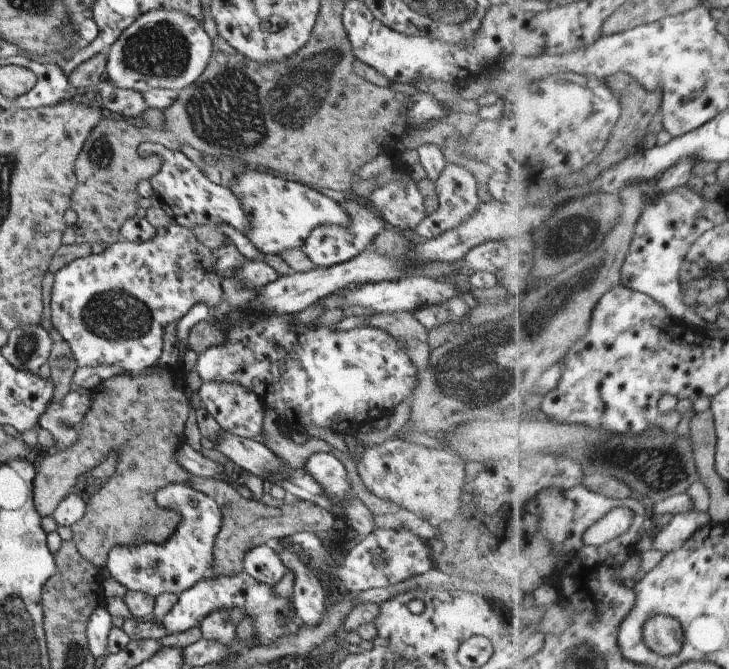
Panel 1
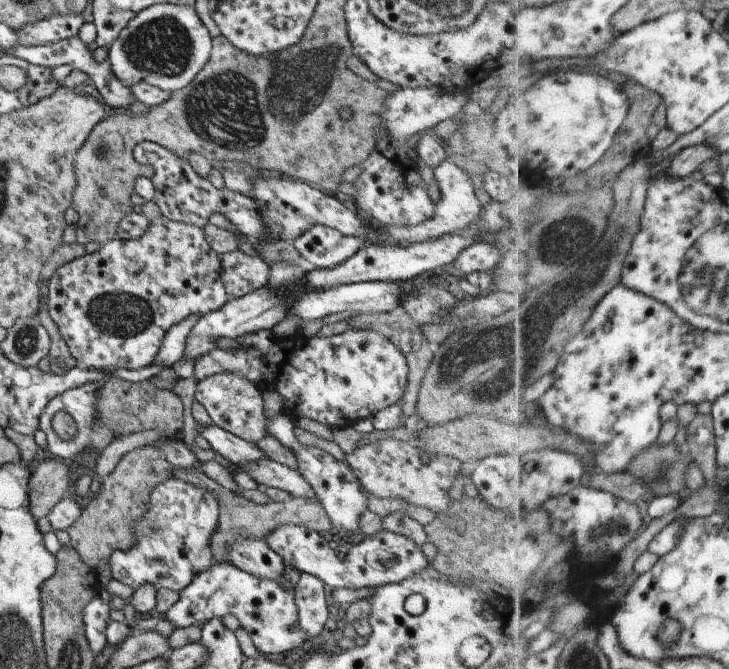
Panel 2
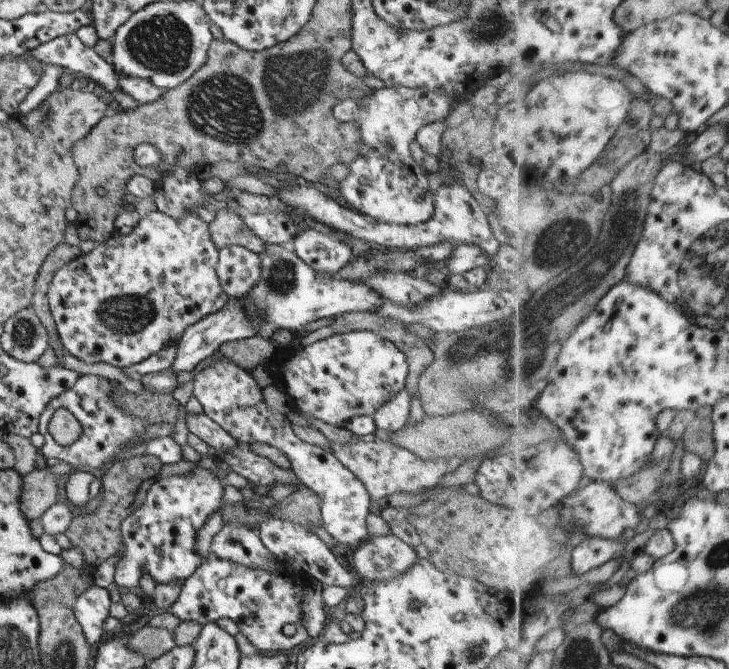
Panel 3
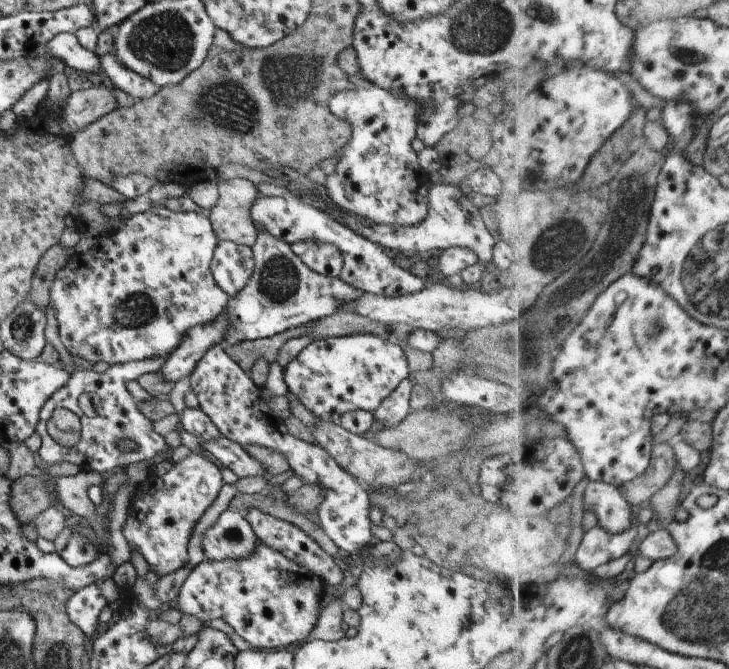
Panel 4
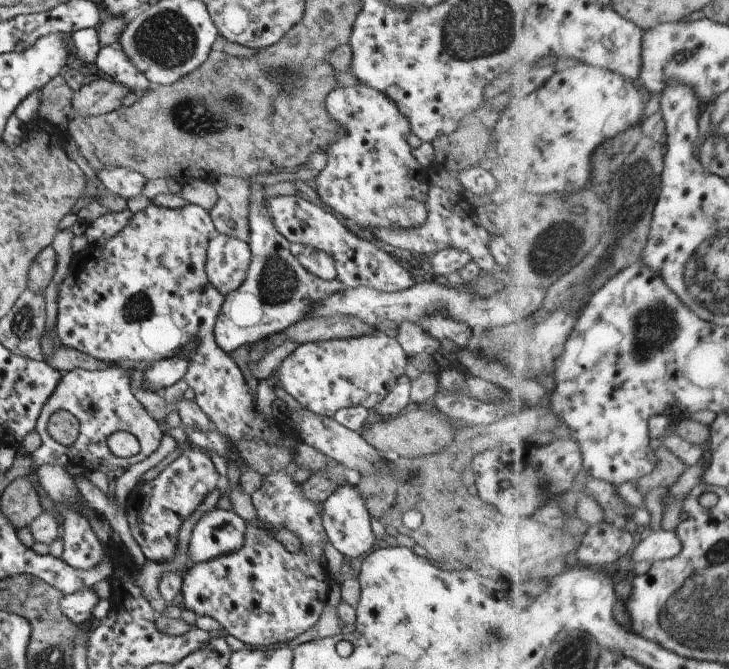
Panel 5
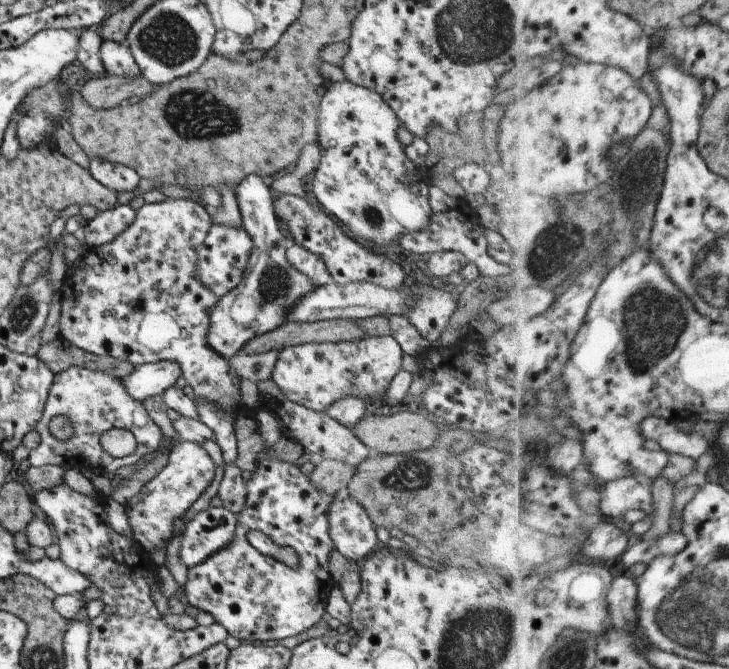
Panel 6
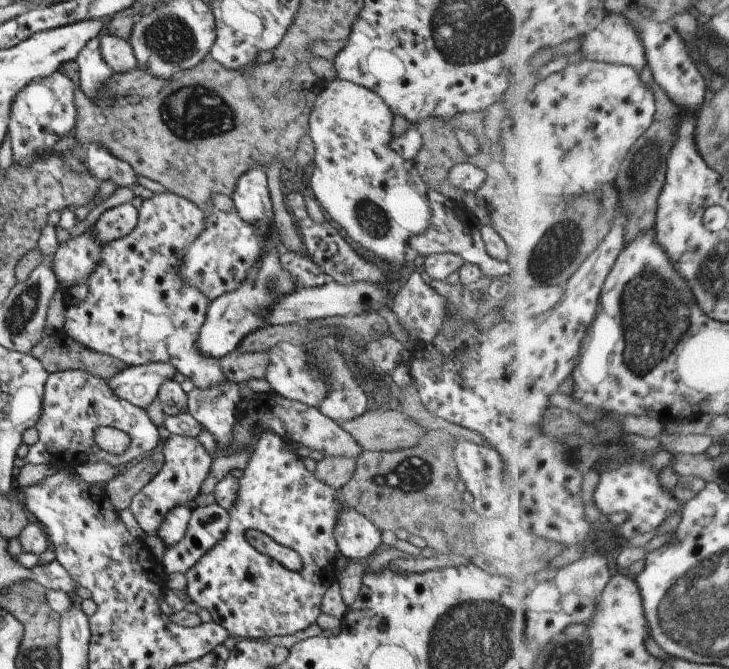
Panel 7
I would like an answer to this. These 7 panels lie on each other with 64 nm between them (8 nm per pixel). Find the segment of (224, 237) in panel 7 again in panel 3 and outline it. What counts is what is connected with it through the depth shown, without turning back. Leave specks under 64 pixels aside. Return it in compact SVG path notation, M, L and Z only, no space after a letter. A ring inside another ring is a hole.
M227 246L217 251L215 272L224 293L240 298L259 282L259 256L240 246Z

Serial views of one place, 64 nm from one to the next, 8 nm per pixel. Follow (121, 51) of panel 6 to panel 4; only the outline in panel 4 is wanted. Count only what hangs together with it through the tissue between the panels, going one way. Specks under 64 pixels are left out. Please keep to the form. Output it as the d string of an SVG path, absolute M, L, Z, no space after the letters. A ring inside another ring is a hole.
M114 53L98 56L99 70L103 72L103 77L114 87L123 90L135 100L151 100L157 94L157 87L146 78L135 74L133 70L121 66L117 62Z

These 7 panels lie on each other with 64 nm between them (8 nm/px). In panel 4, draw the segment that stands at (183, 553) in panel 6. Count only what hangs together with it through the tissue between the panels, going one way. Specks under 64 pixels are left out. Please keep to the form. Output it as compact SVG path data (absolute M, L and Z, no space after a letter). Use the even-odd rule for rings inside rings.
M228 508L201 534L201 550L207 560L241 560L253 554L255 540L243 513Z

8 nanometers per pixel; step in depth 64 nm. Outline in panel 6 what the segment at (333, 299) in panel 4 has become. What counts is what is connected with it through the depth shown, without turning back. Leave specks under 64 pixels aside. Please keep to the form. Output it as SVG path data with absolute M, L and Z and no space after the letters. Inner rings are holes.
M250 174L240 180L235 186L235 198L239 206L241 225L249 235L253 248L239 284L220 296L213 310L209 312L209 328L205 334L207 346L225 359L240 352L242 346L251 338L281 326L287 318L289 308L301 296L317 288L307 276L303 276L295 266L289 264L285 251L290 242L277 228L272 198L261 177Z

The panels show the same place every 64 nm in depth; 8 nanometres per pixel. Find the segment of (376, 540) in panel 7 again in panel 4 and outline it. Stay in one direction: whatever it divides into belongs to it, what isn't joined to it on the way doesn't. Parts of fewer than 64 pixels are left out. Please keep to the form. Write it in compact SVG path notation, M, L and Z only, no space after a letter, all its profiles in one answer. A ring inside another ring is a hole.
M152 204L148 210L141 213L130 215L122 227L114 230L108 235L98 238L97 244L91 246L84 253L73 254L69 257L65 266L62 266L52 280L52 286L49 288L48 303L51 305L54 317L57 322L57 332L61 344L67 352L75 358L83 358L90 363L107 362L109 366L114 364L123 364L124 362L140 361L147 358L167 357L173 352L173 349L185 332L193 326L201 324L211 324L219 314L224 310L228 300L228 295L215 284L211 272L209 272L209 263L213 258L213 248L216 240L210 220L201 212L173 212L161 204ZM220 344L211 346L207 354L199 358L189 376L189 386L195 393L198 407L219 430L221 437L241 446L261 445L281 453L293 474L300 477L302 484L319 486L317 523L339 550L347 554L361 554L376 540L369 526L369 499L366 490L319 445L309 444L290 435L283 419L274 412L271 414L272 410L261 400L260 388L225 354Z

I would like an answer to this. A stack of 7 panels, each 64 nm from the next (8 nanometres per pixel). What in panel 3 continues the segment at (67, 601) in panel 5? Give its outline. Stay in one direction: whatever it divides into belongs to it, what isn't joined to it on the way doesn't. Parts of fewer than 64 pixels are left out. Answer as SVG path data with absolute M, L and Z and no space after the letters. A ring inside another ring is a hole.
M89 585L81 596L73 602L73 616L81 627L87 644L95 650L103 640L103 622L107 620L109 593L106 589Z

